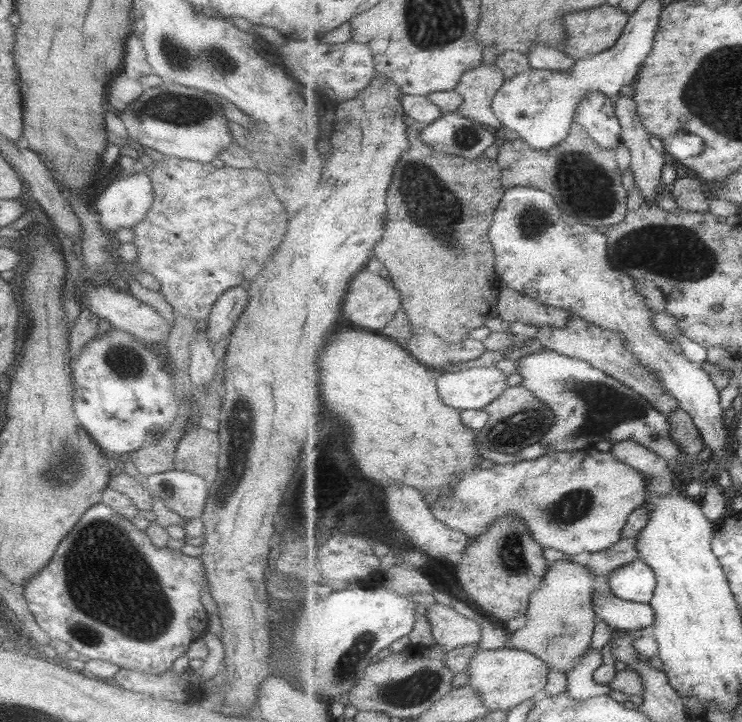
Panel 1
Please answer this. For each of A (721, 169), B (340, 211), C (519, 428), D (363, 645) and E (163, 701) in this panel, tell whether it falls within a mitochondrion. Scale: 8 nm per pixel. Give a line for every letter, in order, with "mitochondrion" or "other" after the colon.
A: other
B: other
C: mitochondrion
D: mitochondrion
E: other

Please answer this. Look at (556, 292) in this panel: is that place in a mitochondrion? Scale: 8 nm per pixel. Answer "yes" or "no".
no

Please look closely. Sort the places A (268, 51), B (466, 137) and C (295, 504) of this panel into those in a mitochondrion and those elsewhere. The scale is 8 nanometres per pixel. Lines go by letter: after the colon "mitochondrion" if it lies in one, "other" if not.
A: other
B: mitochondrion
C: other

